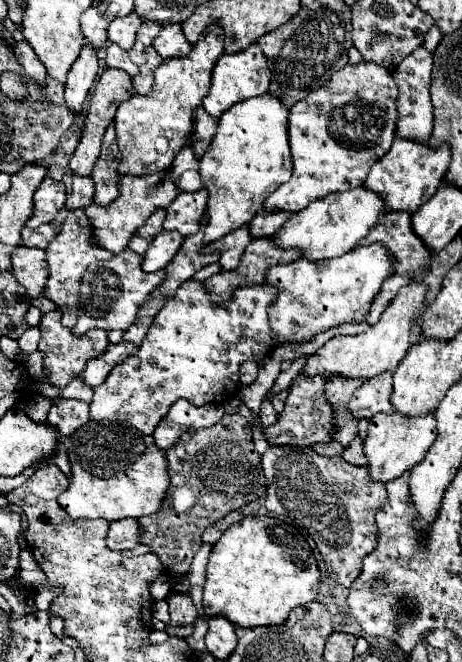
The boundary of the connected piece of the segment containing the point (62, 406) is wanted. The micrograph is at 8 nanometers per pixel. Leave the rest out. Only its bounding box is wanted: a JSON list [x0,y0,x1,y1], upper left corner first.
[47,398,89,436]

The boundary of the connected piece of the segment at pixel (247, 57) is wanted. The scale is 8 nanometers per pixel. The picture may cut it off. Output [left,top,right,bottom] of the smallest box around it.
[203,44,269,118]

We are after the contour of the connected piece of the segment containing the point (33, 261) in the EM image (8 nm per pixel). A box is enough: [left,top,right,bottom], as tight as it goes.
[11,246,47,298]

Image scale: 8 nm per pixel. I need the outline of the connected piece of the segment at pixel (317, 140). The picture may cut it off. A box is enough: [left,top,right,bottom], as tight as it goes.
[263,64,395,212]

